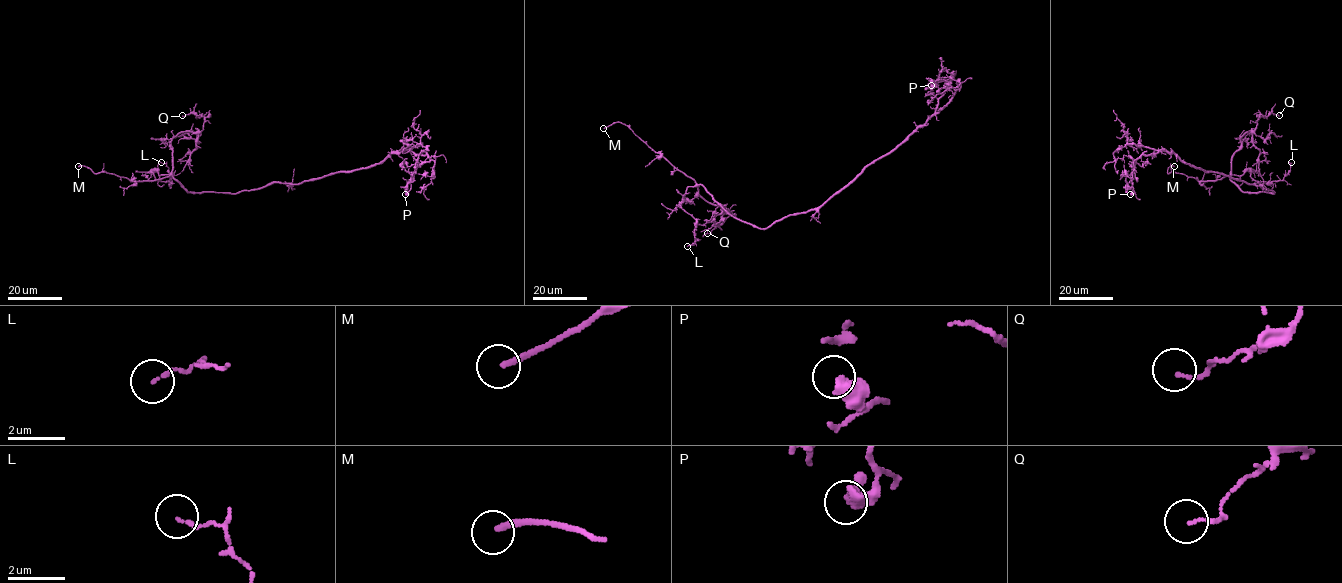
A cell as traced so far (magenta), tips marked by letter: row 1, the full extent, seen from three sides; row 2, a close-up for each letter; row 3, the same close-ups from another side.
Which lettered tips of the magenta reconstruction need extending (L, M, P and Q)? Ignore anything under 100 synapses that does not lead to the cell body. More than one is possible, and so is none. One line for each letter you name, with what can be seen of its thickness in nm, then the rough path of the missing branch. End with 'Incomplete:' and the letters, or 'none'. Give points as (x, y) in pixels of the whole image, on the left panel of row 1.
M: calibre 200 nm; course (78, 166), (32, 206)
Incomplete: M

